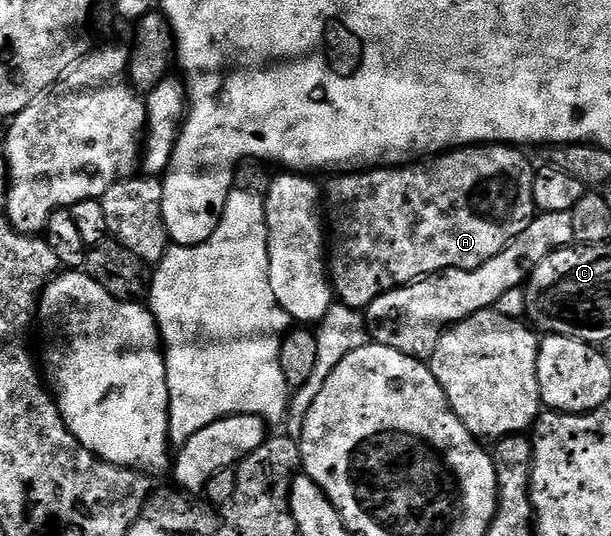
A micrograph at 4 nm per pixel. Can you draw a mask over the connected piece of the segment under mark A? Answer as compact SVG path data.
M482 144L480 146L458 146L456 150L447 150L428 160L422 160L404 166L390 166L376 170L363 170L360 172L342 172L330 177L329 187L324 187L323 202L329 205L329 224L327 220L327 274L331 279L334 295L339 299L340 305L350 306L356 310L364 311L379 296L397 290L401 286L410 286L413 282L420 282L431 274L440 274L443 270L474 270L487 260L499 256L527 224L531 224L538 213L535 204L535 188L533 176L535 166L529 163L529 158L524 149L512 144Z

